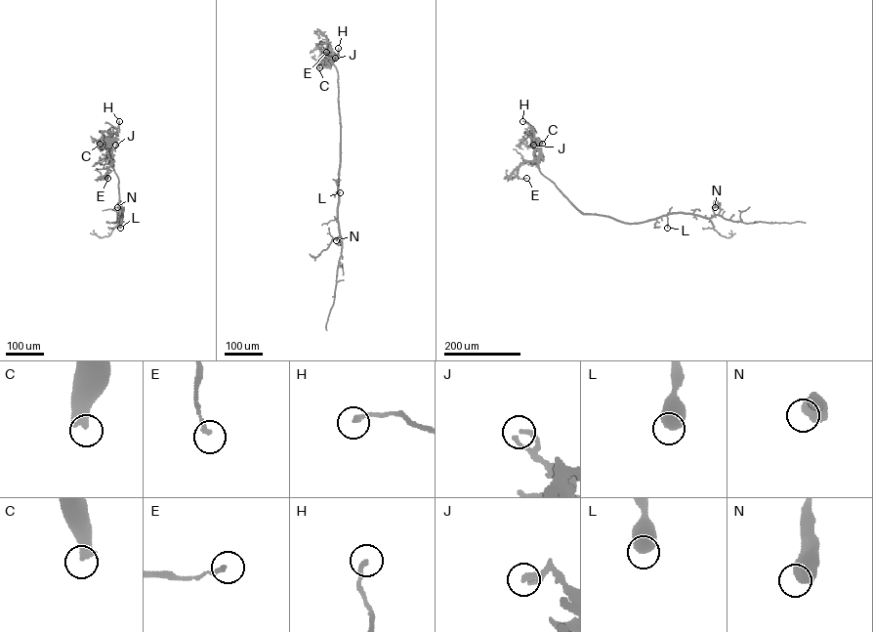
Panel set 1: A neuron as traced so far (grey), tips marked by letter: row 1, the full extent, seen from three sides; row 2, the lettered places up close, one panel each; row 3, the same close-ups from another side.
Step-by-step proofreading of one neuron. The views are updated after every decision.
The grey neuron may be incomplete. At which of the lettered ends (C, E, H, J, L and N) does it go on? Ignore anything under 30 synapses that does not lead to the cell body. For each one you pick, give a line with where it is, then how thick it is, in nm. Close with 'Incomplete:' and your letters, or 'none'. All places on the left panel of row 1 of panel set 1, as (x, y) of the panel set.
C: (100, 144) | 500 nm
Incomplete: C

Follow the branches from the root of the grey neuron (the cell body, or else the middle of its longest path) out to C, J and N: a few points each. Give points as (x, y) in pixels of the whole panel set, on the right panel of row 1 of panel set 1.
C: (636, 223), (579, 211), (540, 171), (538, 143), (542, 144)
J: (636, 223), (582, 213), (541, 173), (537, 162), (541, 148), (535, 149), (533, 145)
N: (636, 223), (678, 213), (711, 218), (714, 214), (712, 207), (715, 207)

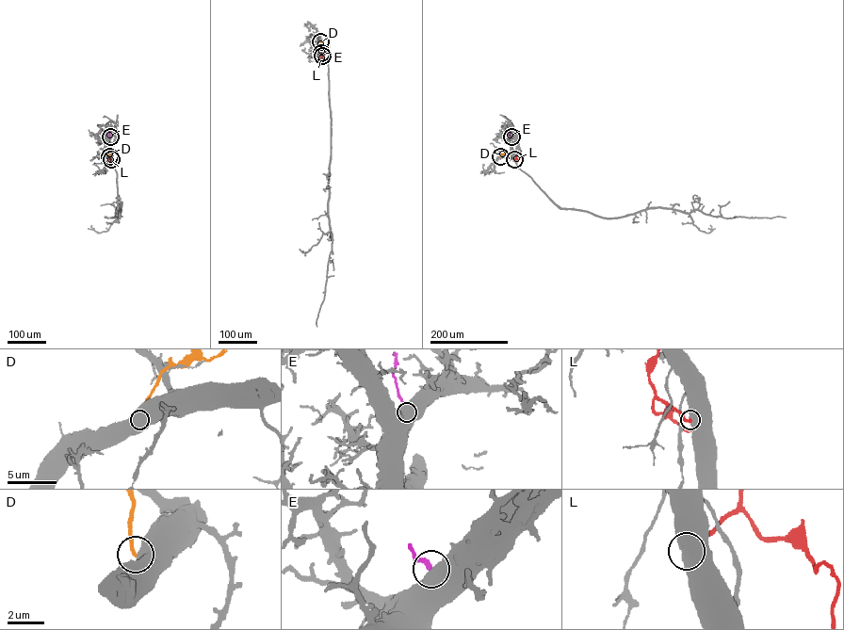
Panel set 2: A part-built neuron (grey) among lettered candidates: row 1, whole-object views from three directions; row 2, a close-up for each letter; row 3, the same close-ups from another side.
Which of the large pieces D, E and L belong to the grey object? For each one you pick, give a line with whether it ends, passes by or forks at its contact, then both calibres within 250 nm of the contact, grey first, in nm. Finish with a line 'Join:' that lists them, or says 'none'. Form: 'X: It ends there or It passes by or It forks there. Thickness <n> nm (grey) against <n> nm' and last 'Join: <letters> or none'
Join: none

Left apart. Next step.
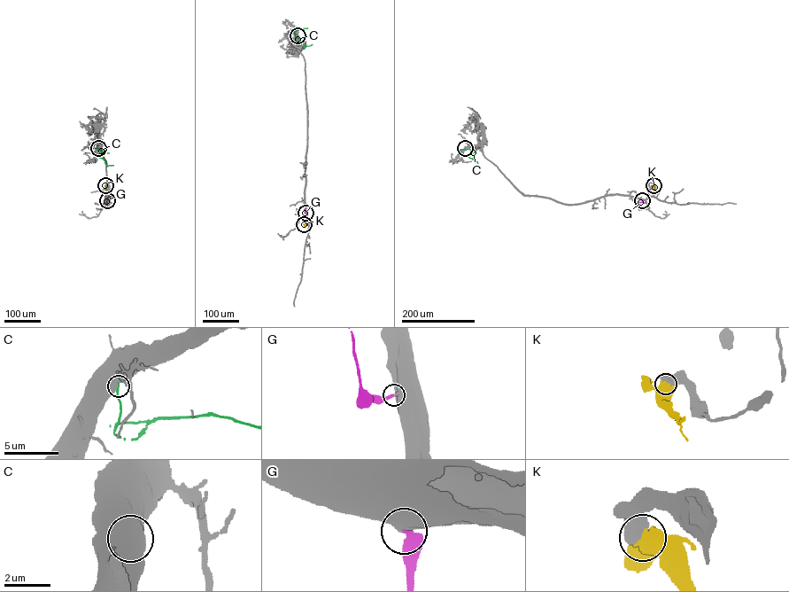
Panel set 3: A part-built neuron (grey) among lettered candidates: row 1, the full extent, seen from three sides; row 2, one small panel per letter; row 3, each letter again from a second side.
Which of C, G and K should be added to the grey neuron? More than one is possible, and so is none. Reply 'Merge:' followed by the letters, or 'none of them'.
Merge: G

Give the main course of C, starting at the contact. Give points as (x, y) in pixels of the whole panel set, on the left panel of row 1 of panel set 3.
C: (98, 148), (102, 152), (98, 156), (106, 165), (113, 165)

